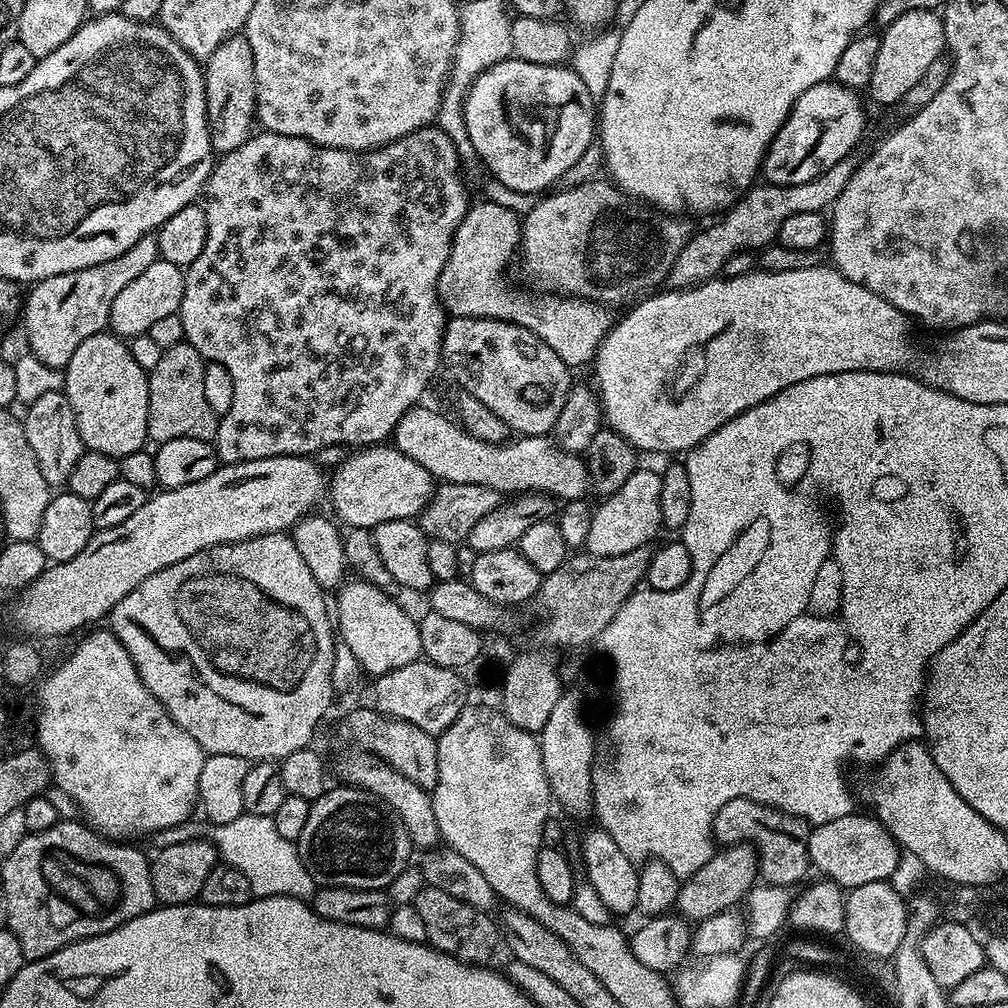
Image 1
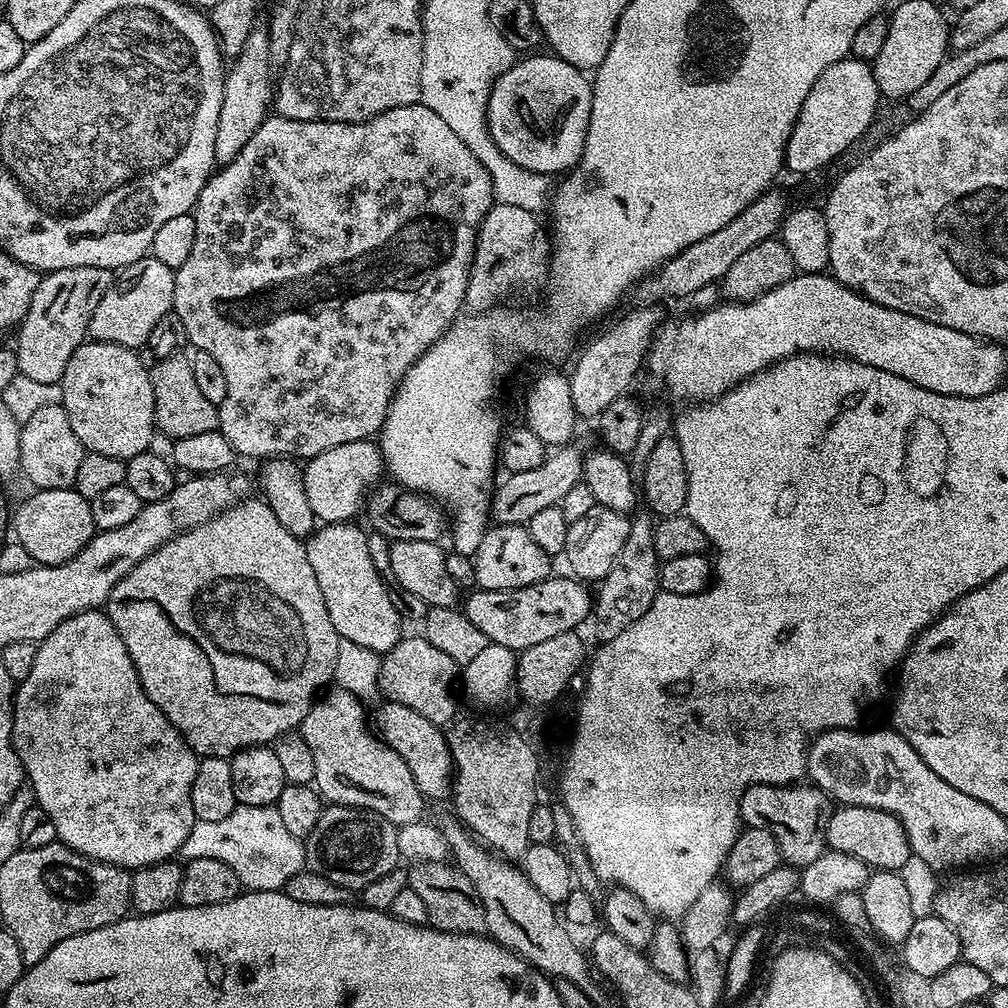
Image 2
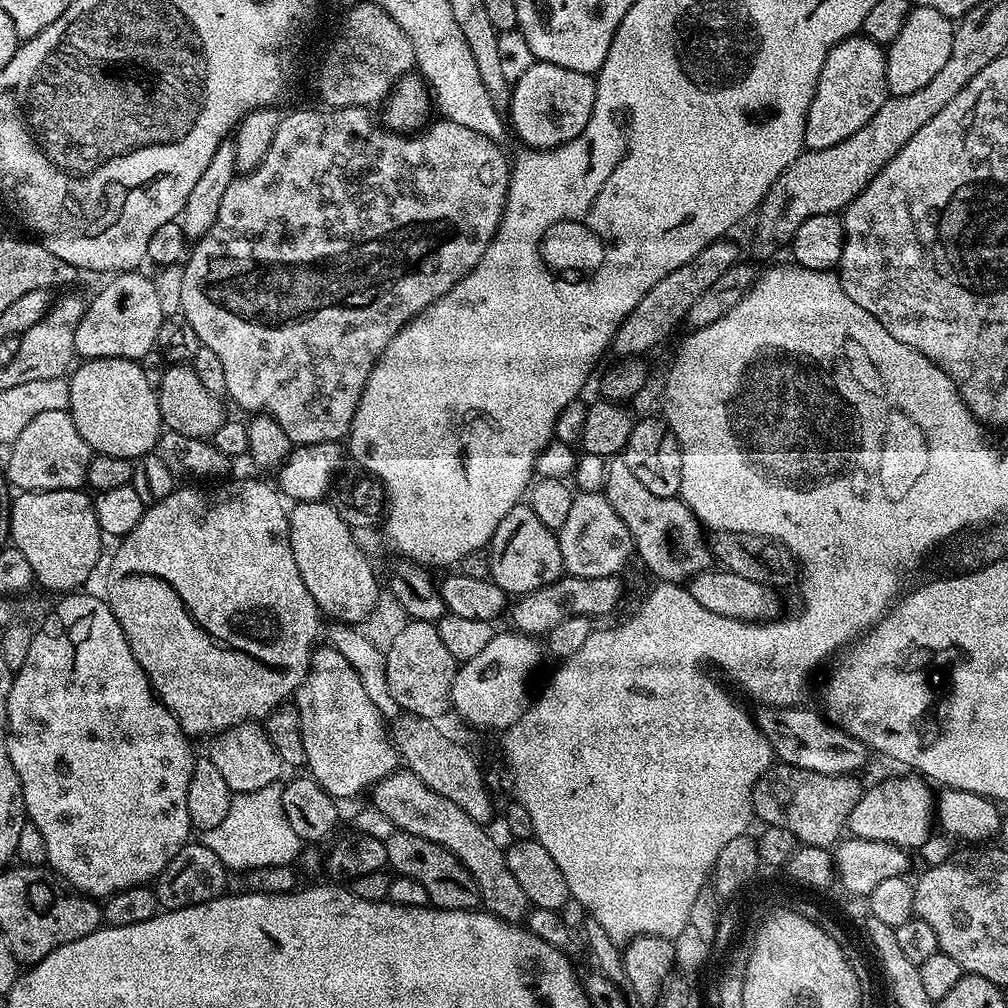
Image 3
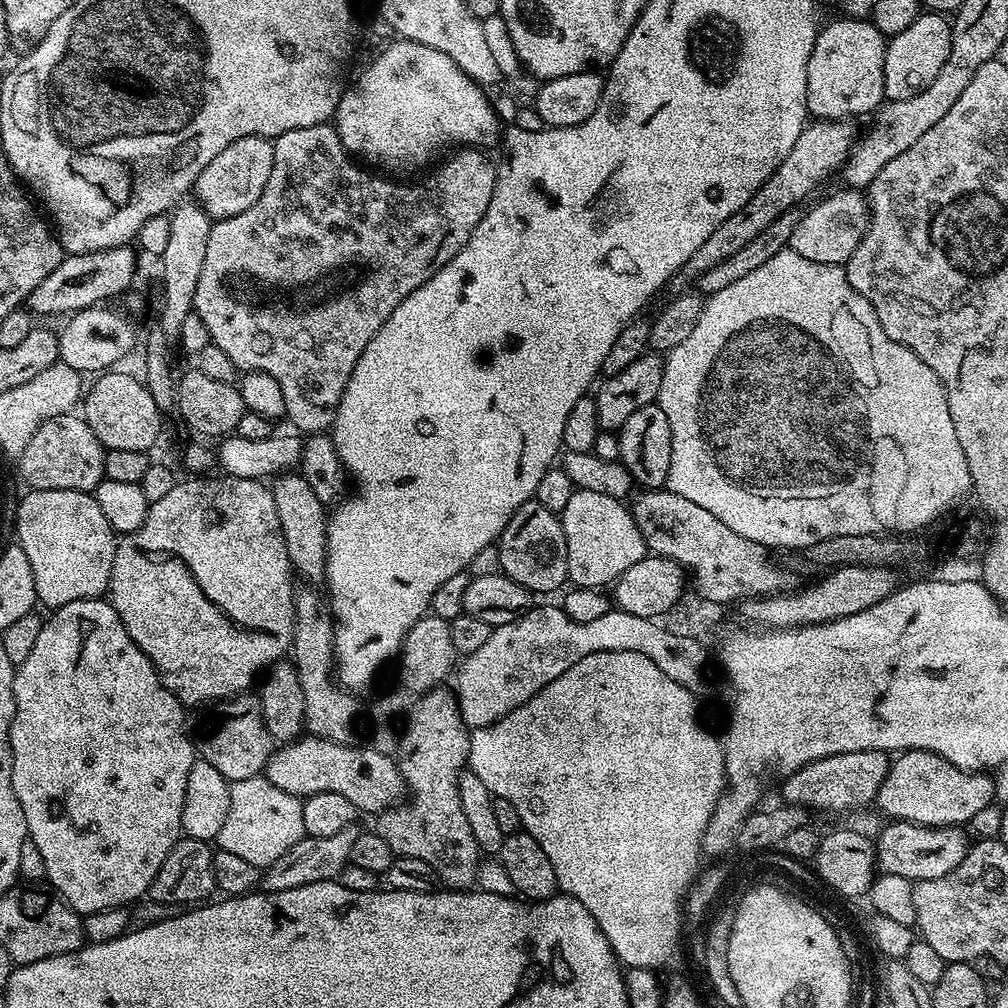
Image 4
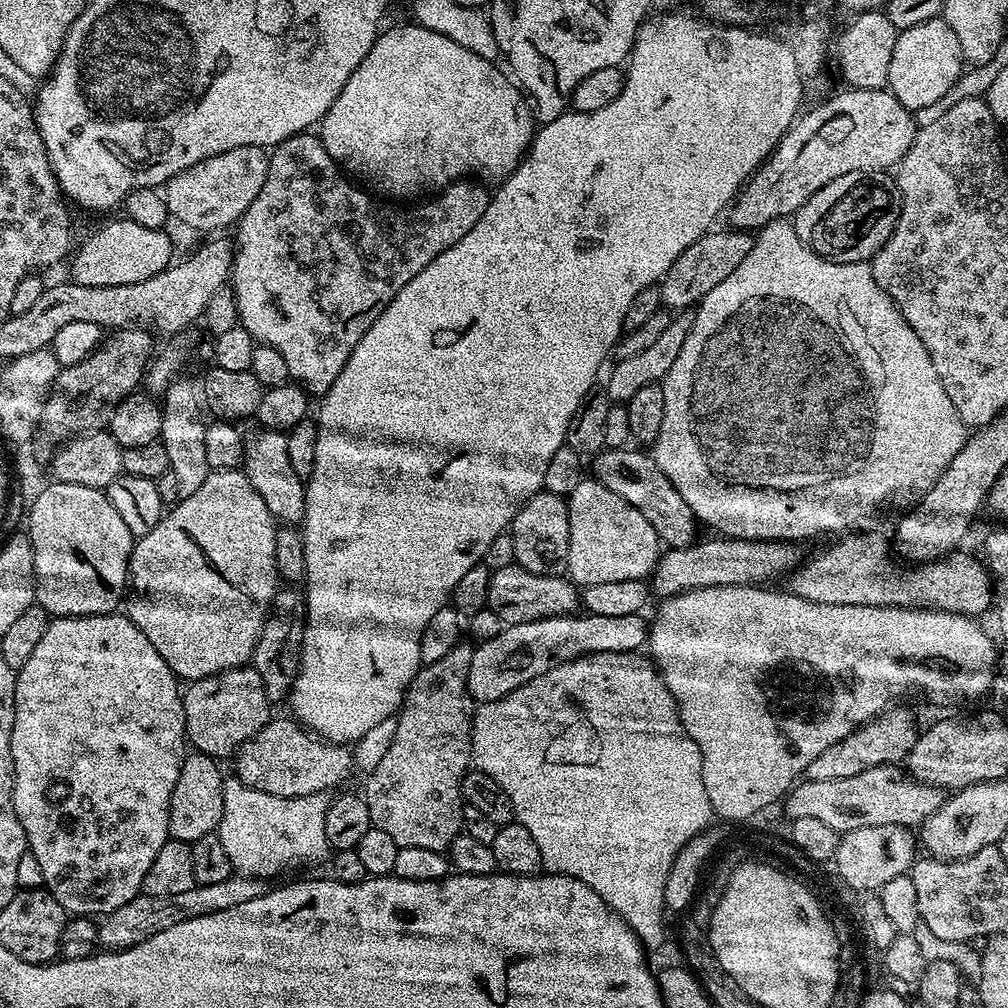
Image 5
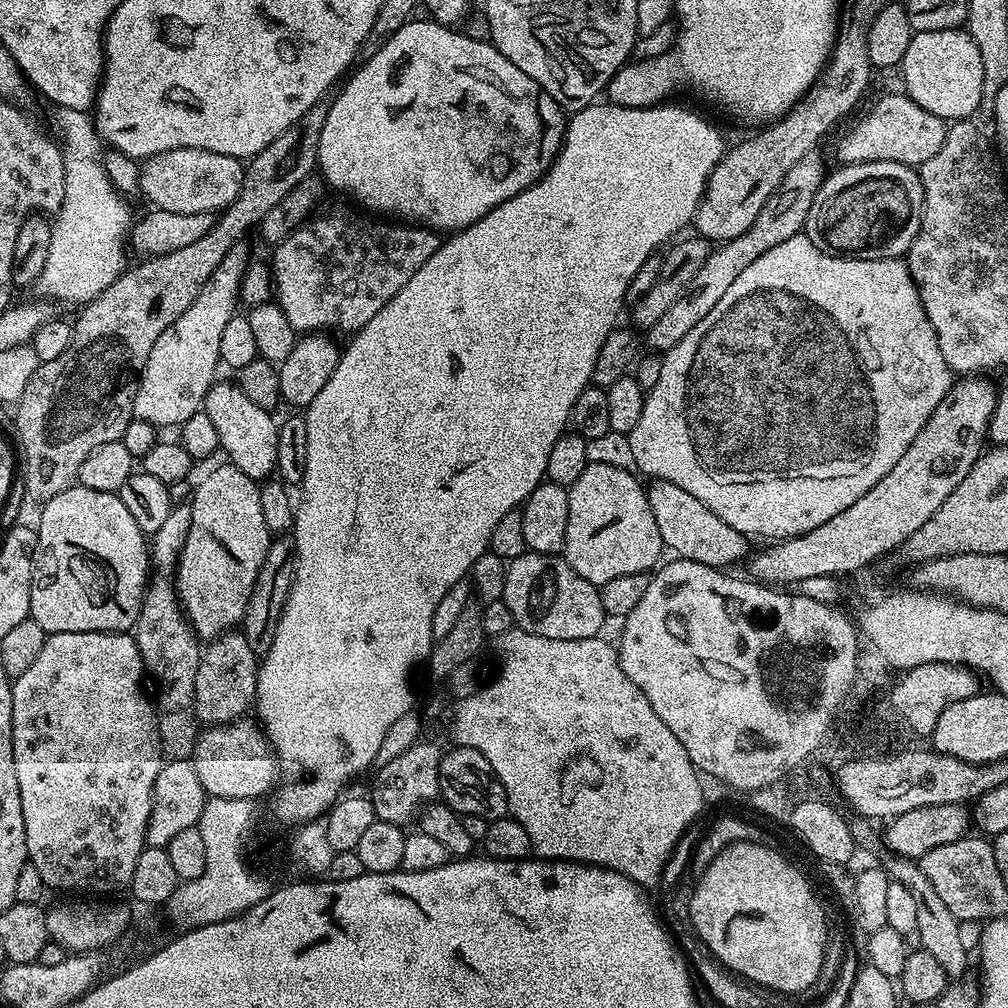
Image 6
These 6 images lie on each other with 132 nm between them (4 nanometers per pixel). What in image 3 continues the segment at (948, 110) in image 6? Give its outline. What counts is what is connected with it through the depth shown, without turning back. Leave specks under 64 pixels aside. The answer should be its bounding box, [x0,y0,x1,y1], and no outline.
[886,7,954,95]

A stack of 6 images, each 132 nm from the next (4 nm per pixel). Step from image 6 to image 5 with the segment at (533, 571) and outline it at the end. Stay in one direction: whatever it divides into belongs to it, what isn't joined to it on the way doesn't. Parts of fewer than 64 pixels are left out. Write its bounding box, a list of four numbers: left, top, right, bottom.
[487,563,582,625]

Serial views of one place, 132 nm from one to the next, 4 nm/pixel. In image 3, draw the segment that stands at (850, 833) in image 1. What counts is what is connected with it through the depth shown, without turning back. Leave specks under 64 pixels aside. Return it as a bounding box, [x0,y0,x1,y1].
[847,774,934,850]

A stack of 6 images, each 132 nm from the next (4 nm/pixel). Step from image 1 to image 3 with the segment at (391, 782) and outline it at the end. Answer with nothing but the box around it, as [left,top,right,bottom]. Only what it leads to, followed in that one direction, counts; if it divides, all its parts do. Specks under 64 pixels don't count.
[294,646,398,798]

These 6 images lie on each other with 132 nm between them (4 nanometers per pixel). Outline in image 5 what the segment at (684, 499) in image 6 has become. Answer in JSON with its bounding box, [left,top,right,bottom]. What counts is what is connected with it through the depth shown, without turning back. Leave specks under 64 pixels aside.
[590,446,698,548]

